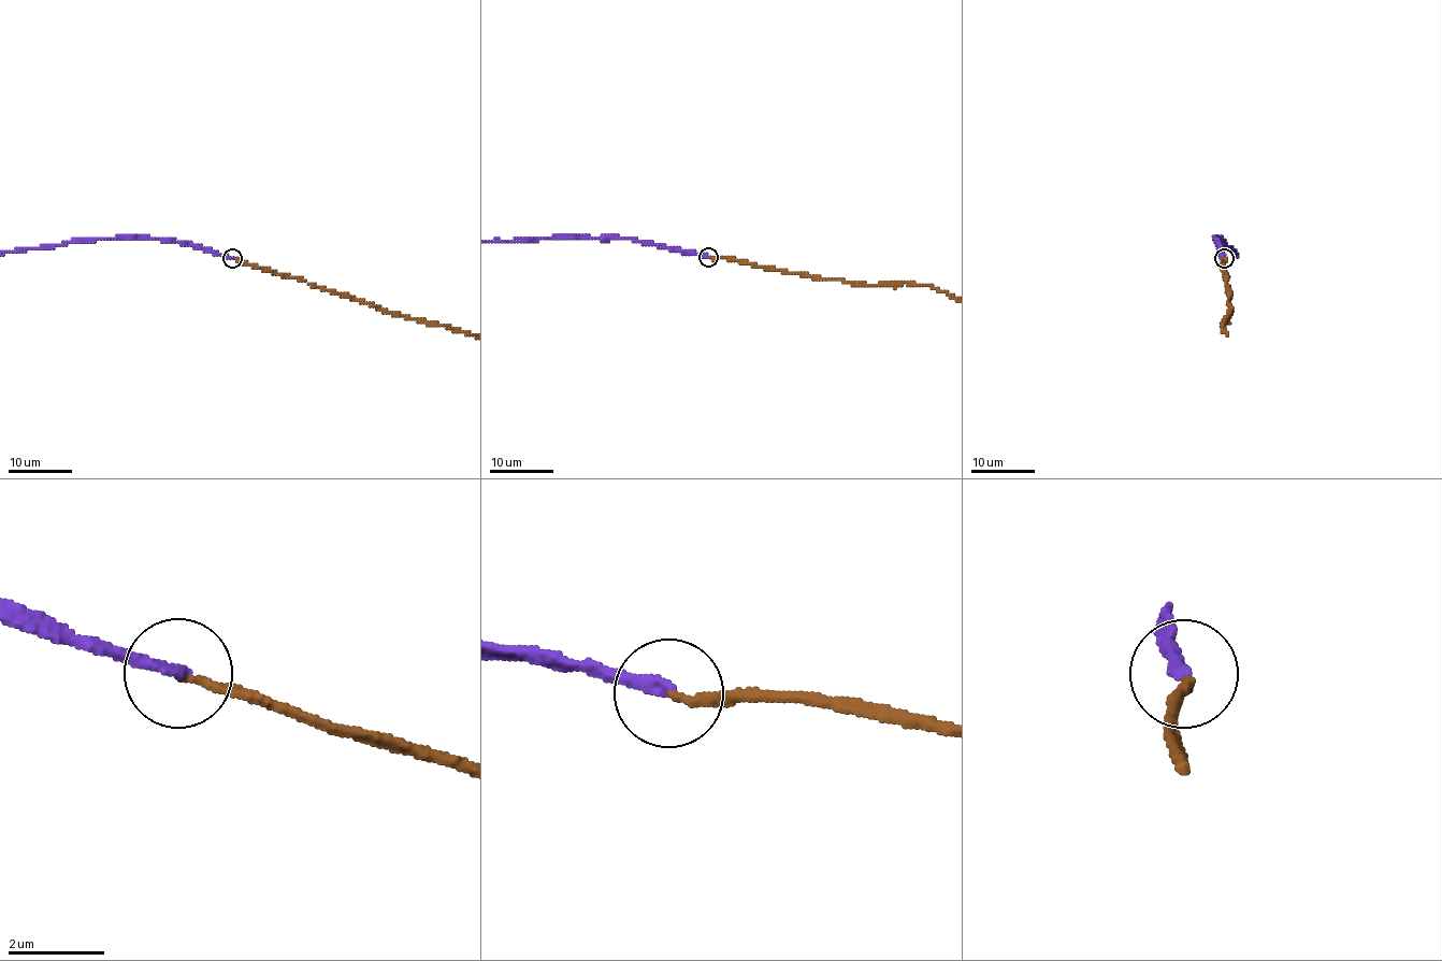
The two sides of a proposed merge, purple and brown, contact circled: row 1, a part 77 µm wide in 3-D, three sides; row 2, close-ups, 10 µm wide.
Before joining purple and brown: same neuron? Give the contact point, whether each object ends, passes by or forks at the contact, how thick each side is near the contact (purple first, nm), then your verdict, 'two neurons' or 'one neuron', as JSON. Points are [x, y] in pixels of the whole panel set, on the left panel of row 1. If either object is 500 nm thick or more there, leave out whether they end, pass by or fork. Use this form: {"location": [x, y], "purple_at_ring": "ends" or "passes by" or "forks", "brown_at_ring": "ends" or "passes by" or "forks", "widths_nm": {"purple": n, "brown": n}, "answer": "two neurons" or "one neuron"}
{"location": [232, 258], "purple_at_ring": "ends", "brown_at_ring": "ends", "widths_nm": {"purple": 240, "brown": 150}, "answer": "two neurons"}

